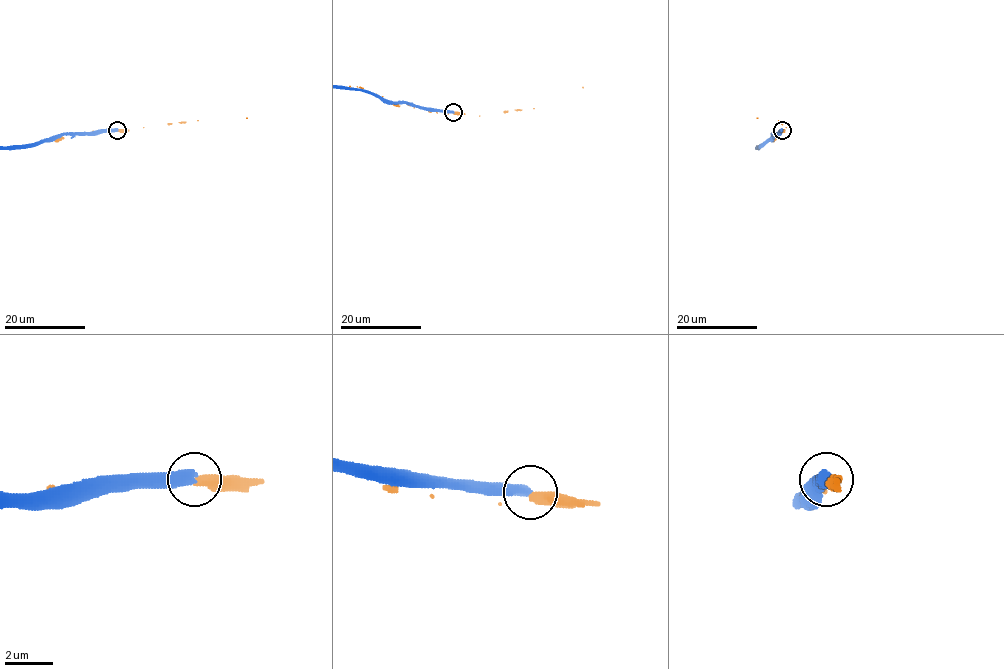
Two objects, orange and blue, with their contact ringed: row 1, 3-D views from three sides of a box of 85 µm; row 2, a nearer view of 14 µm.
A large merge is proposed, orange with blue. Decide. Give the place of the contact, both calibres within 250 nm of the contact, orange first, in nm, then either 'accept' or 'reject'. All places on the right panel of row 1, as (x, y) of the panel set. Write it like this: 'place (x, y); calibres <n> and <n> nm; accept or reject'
place (782, 130); calibres 420 and 480 nm; reject

